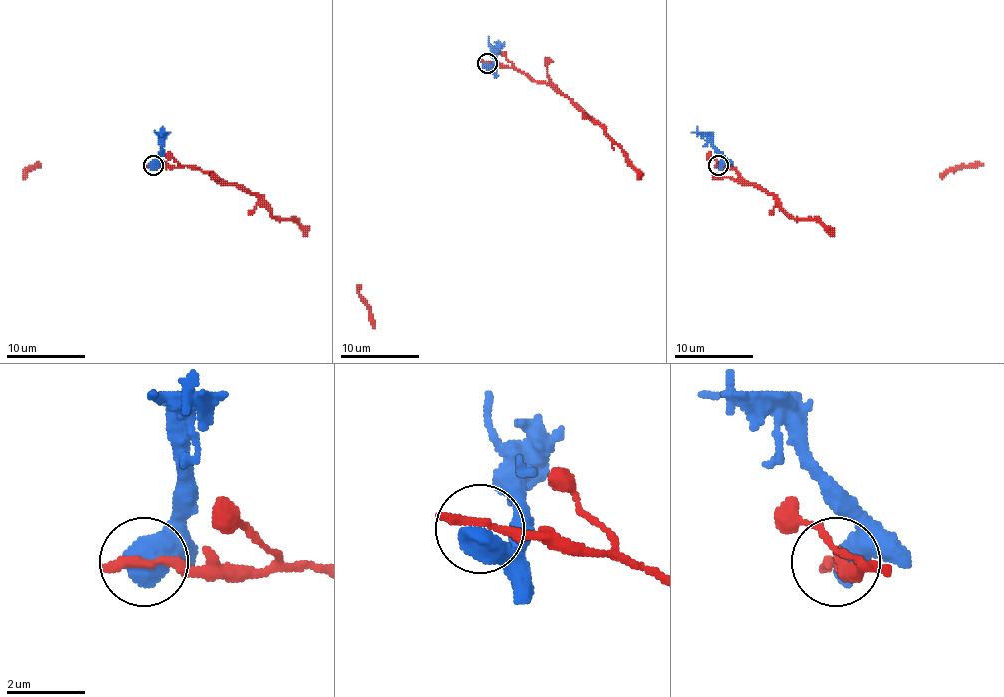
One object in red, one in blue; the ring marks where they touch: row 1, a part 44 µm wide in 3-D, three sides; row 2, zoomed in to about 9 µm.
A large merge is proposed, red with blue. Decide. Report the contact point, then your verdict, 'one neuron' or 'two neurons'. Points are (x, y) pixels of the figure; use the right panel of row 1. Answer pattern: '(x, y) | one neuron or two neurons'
(718, 165) | two neurons

